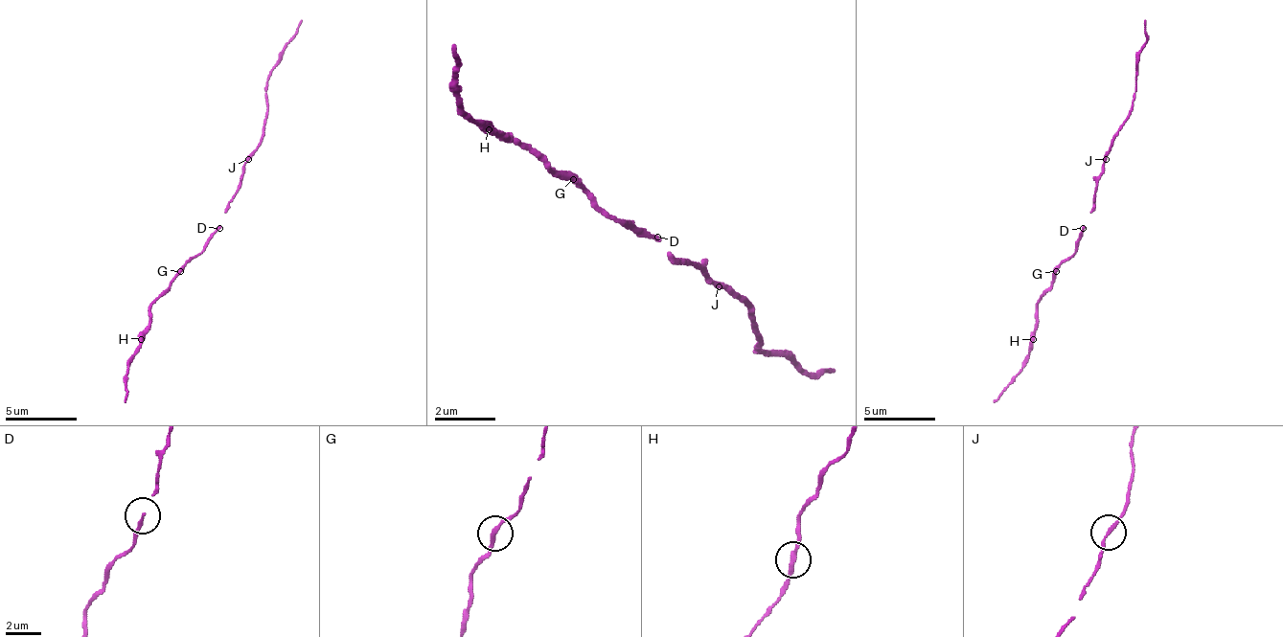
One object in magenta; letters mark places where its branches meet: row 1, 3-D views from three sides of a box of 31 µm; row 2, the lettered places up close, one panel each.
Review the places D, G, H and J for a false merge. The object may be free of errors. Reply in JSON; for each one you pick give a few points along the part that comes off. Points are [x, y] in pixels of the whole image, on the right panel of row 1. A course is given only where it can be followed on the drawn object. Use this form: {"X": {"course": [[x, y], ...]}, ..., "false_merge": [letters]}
{"false_merge": []}

